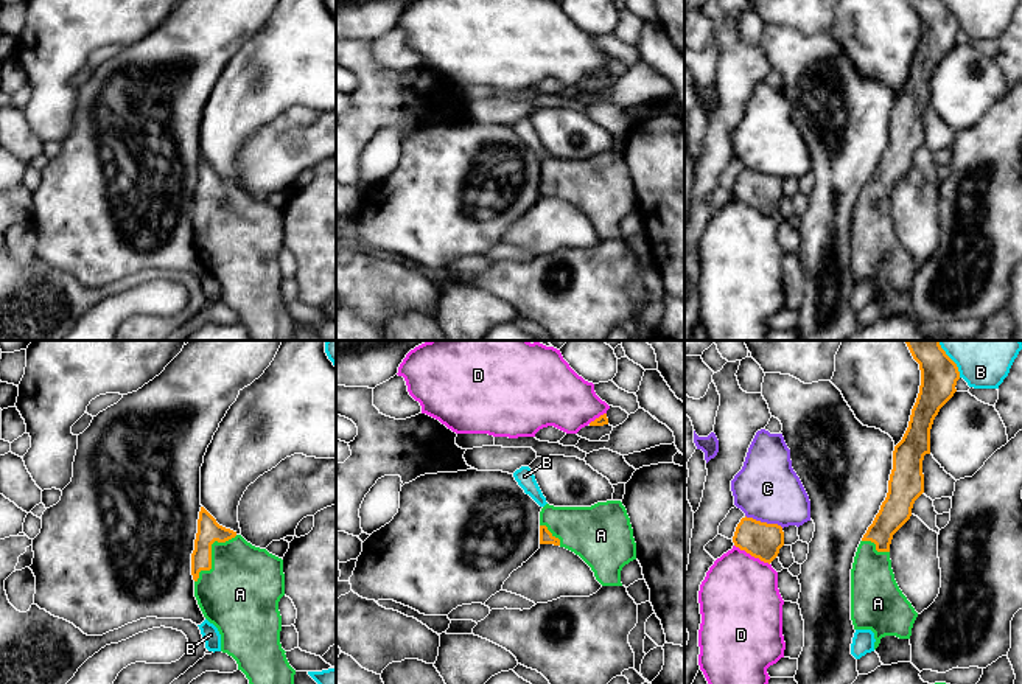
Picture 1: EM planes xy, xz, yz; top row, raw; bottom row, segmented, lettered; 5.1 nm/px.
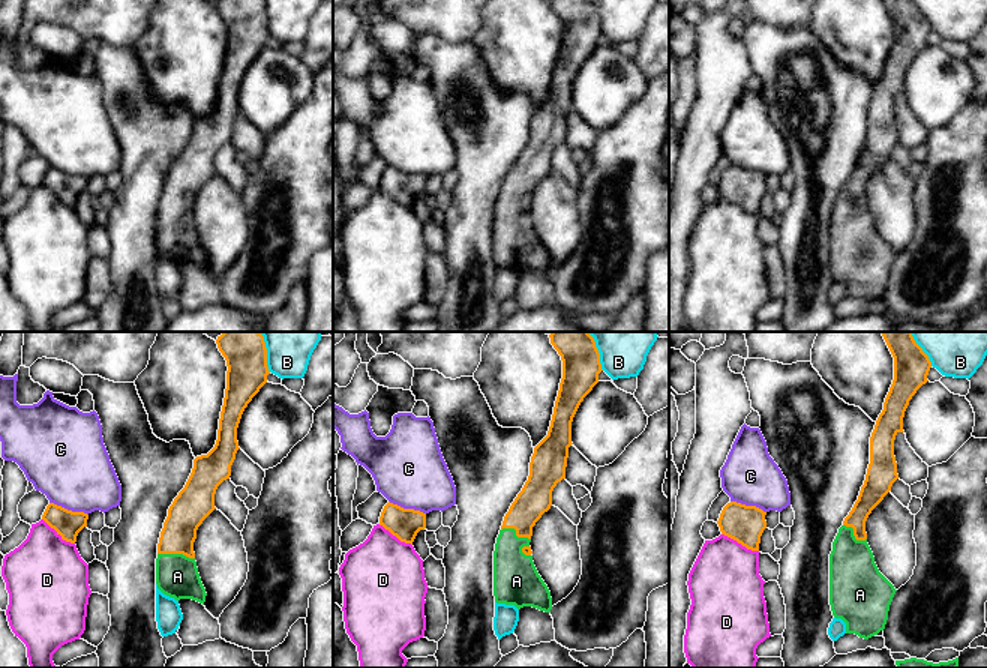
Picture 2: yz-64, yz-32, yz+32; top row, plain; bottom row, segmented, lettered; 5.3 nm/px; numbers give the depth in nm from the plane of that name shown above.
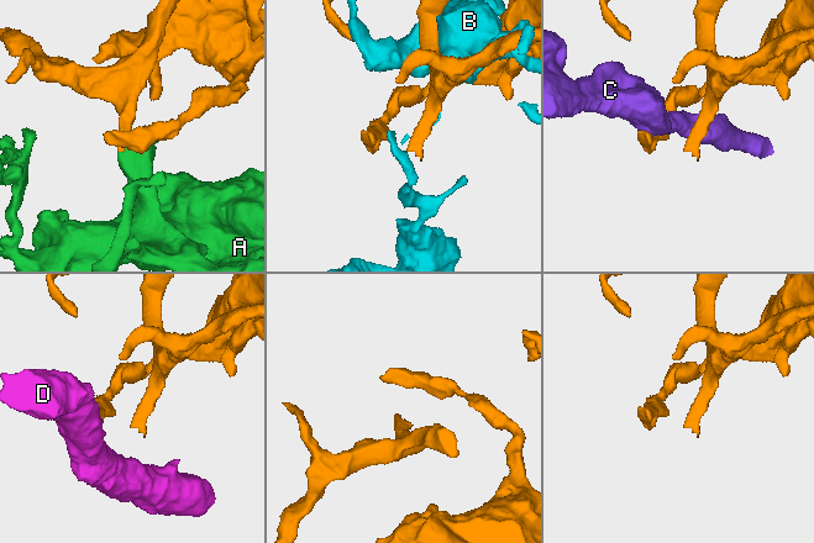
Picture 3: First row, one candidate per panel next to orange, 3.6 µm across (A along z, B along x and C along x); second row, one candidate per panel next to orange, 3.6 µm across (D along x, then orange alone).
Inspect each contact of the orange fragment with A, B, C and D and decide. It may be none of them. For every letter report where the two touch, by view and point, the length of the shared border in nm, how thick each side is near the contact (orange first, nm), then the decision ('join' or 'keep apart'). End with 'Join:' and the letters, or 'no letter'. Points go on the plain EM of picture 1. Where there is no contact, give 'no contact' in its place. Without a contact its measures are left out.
A: xy (210, 205) | 340 nm | 120/400 nm | join
B: yz (954, 14) | 180 nm | 190/200 nm | keep apart
C: yz (764, 174) | 220 nm | 190/340 nm | keep apart
D: yz (752, 207) | 220 nm | 190/420 nm | keep apart
Join: A

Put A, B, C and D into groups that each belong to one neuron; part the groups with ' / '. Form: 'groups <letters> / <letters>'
groups A / B / C / D

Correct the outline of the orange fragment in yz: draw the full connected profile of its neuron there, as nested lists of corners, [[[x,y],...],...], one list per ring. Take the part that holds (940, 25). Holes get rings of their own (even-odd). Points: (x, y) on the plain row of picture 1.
[[[943,0],[908,2],[919,16],[919,45],[908,79],[893,103],[887,149],[862,190],[851,221],[851,272],[854,281],[874,284],[874,302],[885,288],[910,291],[918,269],[894,232],[890,196],[924,145],[922,112],[930,106],[930,81],[960,31],[957,16]]]

